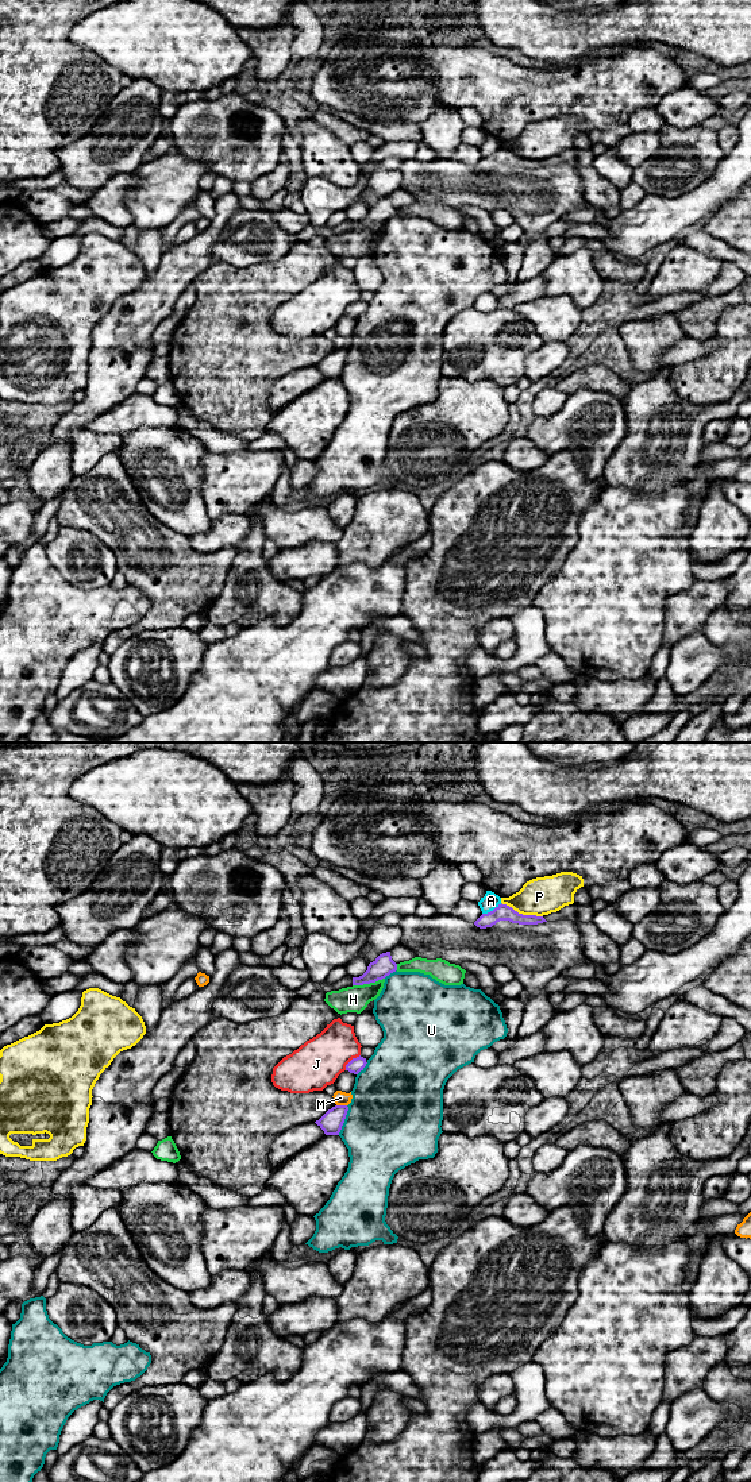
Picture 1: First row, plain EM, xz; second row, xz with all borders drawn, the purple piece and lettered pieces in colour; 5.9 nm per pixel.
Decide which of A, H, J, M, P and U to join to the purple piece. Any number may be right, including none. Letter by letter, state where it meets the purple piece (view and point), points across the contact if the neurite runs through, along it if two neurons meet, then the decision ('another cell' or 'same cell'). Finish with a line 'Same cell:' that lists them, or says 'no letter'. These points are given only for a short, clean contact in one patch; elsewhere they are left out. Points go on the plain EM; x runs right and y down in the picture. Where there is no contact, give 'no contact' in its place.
A: xz (493, 154) | along xz (501, 147), (482, 158) | another cell
H: xz (368, 227) | another cell
J: xz (350, 305) | another cell
M: xz (342, 350) | another cell
P: xz (522, 158) | another cell
U: xz (343, 365) | another cell
Same cell: no letter

